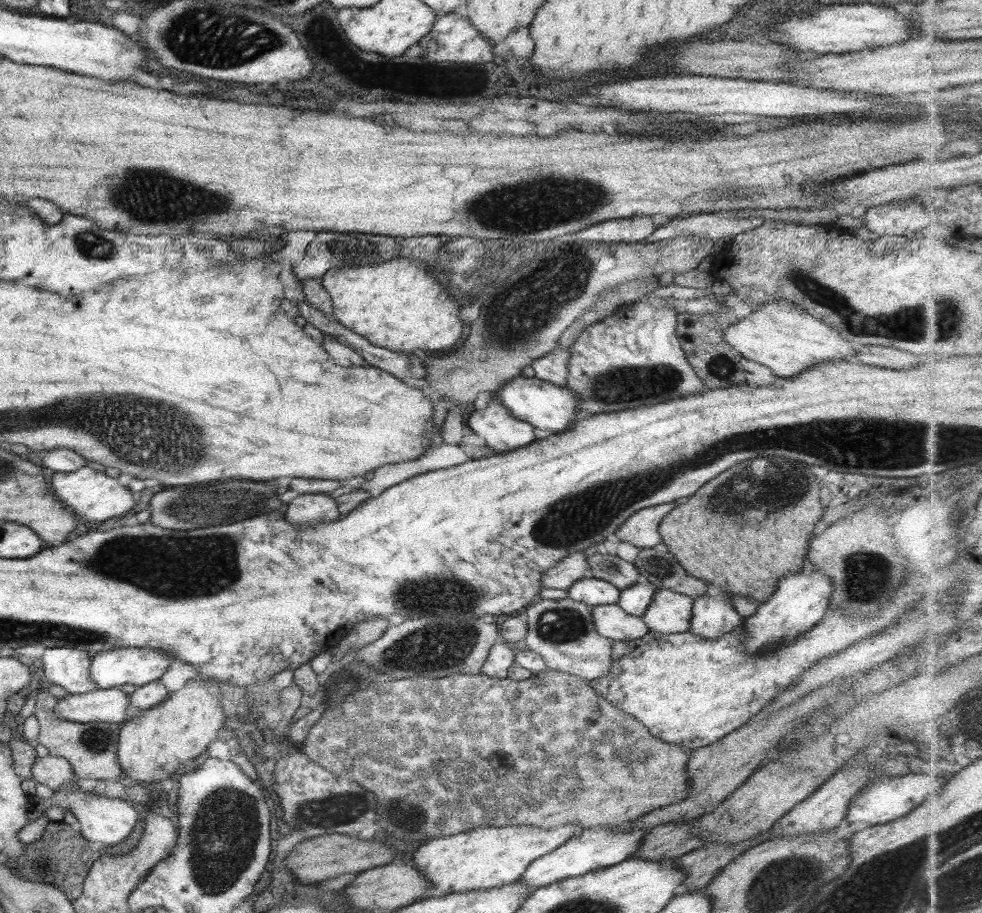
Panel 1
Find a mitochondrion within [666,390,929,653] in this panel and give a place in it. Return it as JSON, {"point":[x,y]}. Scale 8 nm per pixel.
{"point":[743,491]}

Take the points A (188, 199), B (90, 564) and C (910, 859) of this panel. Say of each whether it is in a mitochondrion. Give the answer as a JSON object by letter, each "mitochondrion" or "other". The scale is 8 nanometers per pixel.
{"A":"mitochondrion","B":"mitochondrion","C":"mitochondrion"}

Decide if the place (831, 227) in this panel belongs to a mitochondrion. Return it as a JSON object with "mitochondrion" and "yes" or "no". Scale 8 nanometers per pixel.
{"mitochondrion":"no"}

